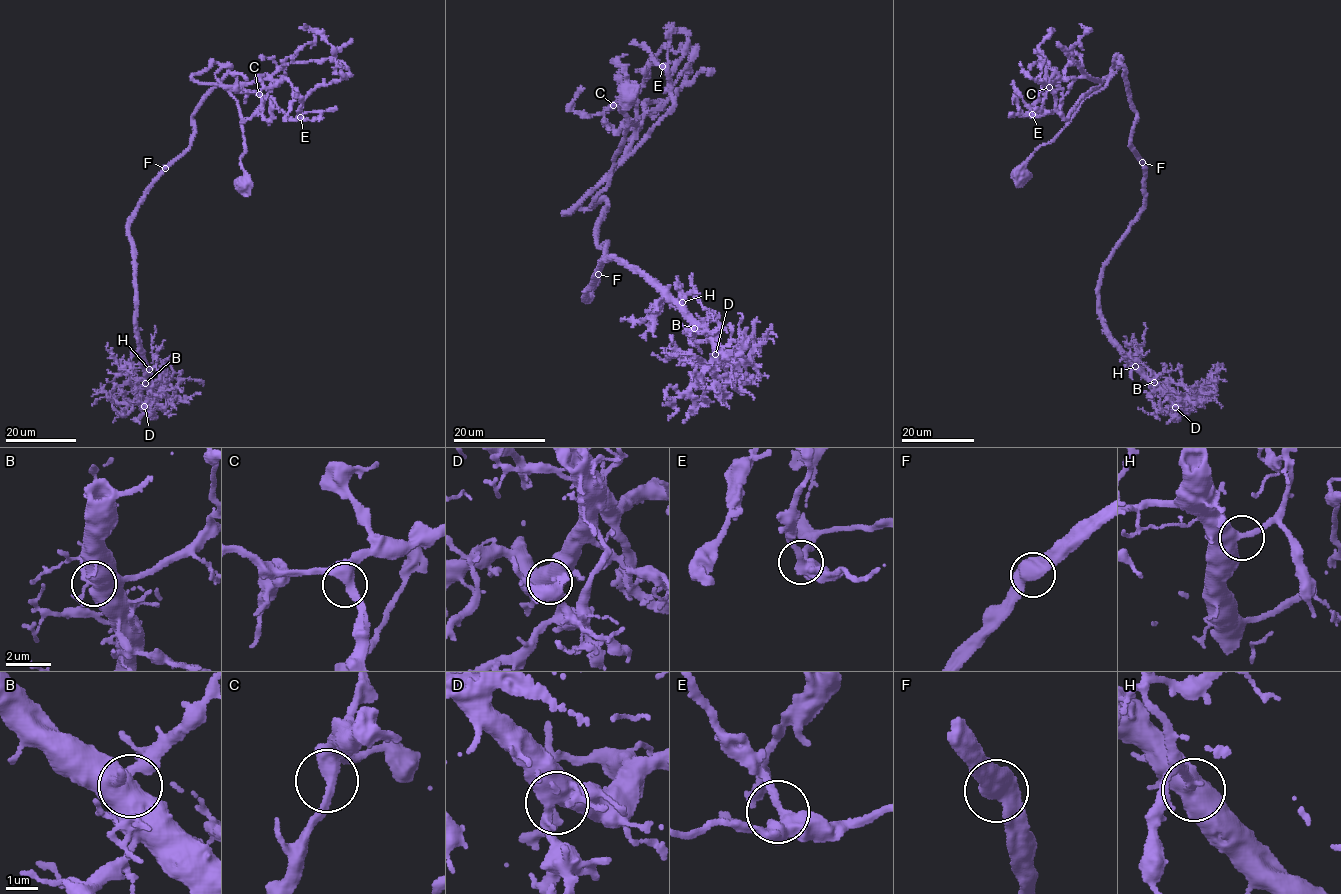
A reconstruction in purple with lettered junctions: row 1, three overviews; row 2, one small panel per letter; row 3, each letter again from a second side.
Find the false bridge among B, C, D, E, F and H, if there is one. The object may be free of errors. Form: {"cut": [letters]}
{"cut": []}

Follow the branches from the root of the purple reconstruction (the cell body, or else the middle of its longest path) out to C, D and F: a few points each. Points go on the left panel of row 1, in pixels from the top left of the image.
C: (244, 186), (239, 111), (215, 74), (223, 66), (210, 62), (191, 76), (222, 85), (281, 82), (259, 94)
D: (244, 186), (239, 111), (215, 74), (228, 66), (193, 114), (189, 149), (163, 170), (129, 227), (144, 406)
F: (244, 186), (239, 111), (215, 74), (230, 66), (193, 114), (189, 149), (165, 168)

